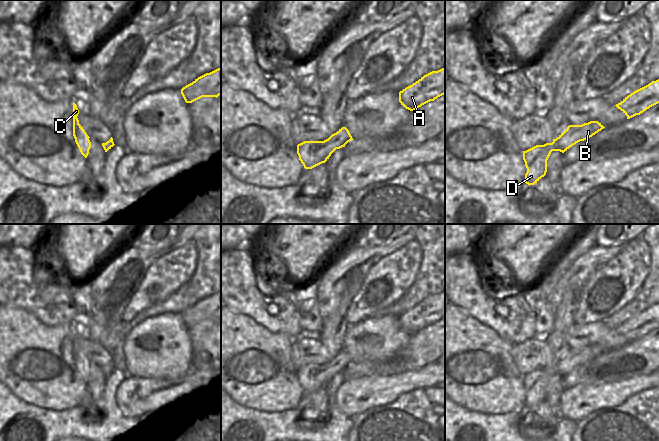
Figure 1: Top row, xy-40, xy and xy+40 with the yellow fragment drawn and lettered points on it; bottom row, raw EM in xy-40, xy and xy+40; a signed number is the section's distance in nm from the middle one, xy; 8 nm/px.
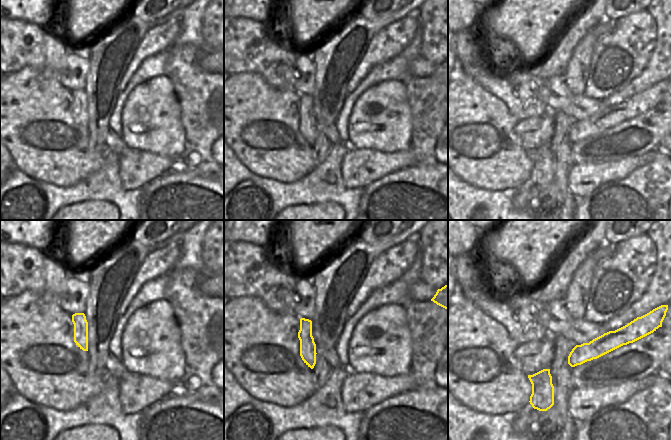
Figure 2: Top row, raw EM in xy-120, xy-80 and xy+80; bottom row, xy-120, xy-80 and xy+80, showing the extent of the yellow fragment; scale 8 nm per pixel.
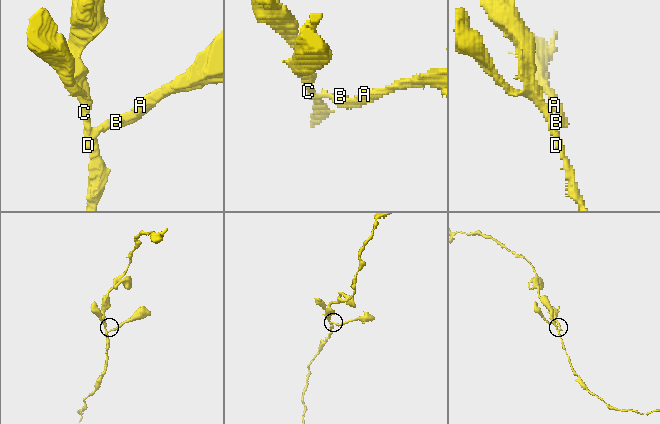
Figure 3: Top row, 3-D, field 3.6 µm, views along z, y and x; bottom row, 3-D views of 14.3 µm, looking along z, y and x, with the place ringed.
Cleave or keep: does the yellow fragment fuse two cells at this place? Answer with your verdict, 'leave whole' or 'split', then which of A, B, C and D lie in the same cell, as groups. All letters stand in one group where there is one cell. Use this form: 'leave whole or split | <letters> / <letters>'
leave whole | A B C D

